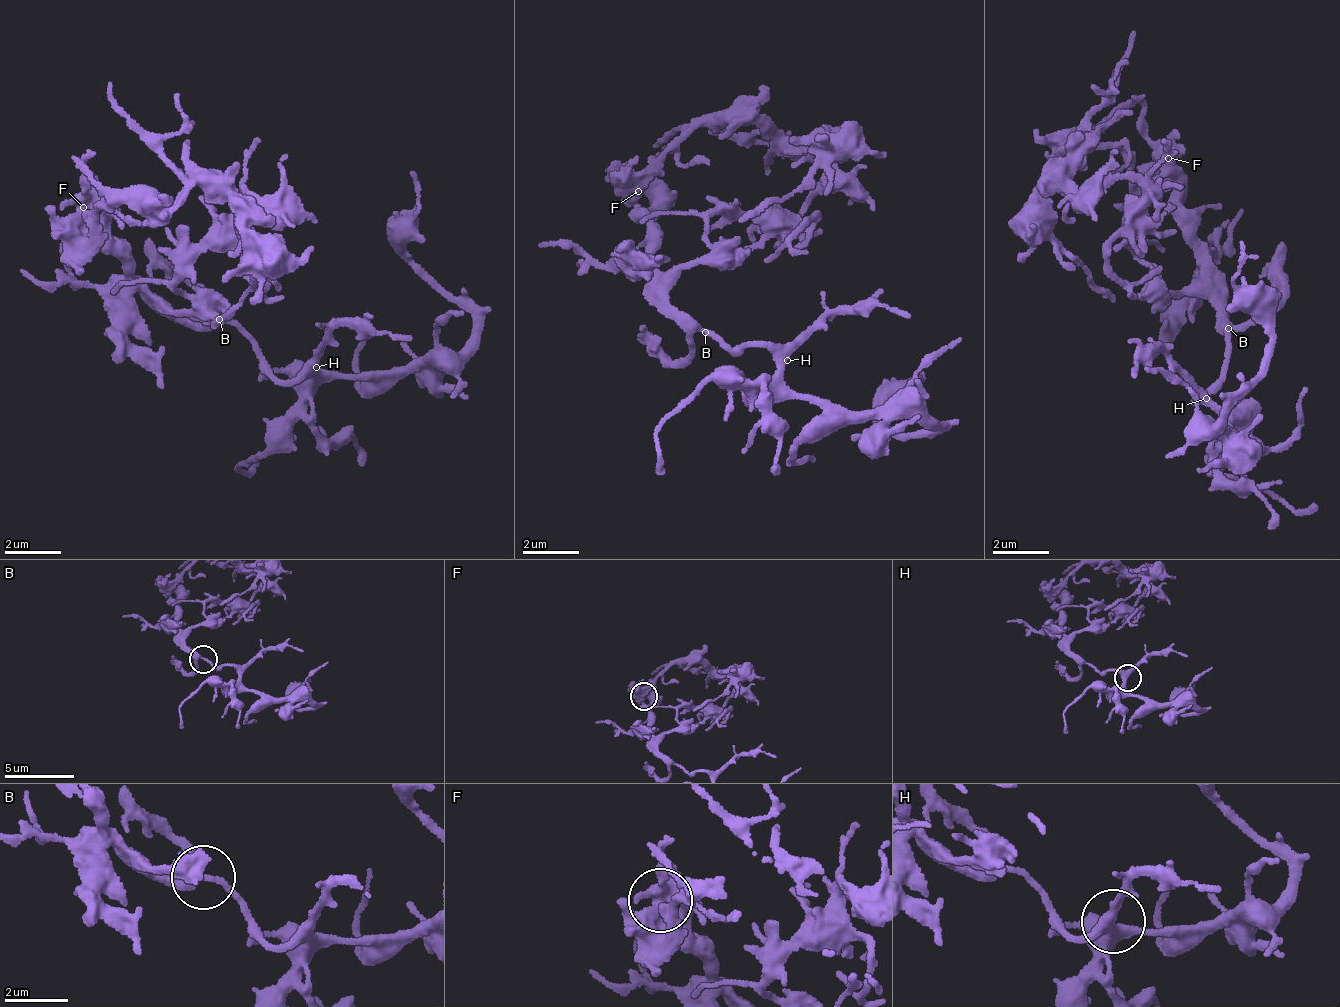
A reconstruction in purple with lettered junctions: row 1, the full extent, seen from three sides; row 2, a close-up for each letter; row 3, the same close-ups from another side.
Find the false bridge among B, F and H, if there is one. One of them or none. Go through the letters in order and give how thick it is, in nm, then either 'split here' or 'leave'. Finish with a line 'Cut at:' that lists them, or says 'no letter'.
B: 240 nm | leave
F: 480 nm | leave
H: 300 nm | leave
Cut at: no letter

